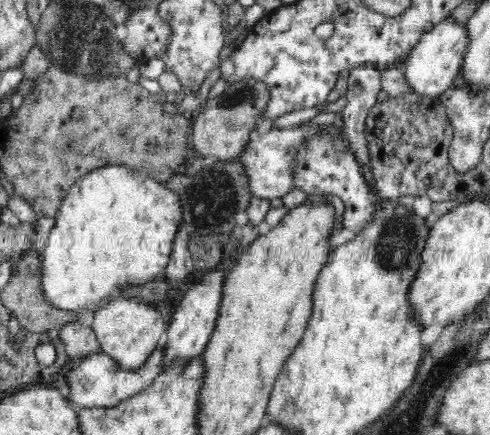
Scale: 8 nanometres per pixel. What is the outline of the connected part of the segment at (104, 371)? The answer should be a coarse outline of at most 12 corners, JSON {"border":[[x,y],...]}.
{"border":[[162,341],[127,371],[104,352],[64,374],[68,399],[113,407],[152,386],[165,369]]}

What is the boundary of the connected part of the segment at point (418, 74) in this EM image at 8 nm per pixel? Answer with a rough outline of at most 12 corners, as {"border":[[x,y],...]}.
{"border":[[446,17],[424,34],[403,69],[435,100],[461,74],[467,21]]}

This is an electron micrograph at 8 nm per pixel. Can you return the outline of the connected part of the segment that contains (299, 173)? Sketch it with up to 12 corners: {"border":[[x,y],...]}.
{"border":[[345,137],[308,142],[296,188],[341,199],[355,233],[376,197]]}

